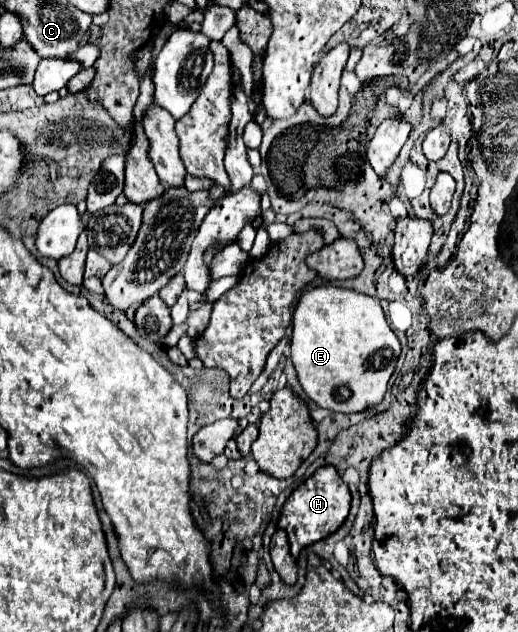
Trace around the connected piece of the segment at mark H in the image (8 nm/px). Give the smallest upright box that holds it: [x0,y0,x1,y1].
[278,464,350,558]

